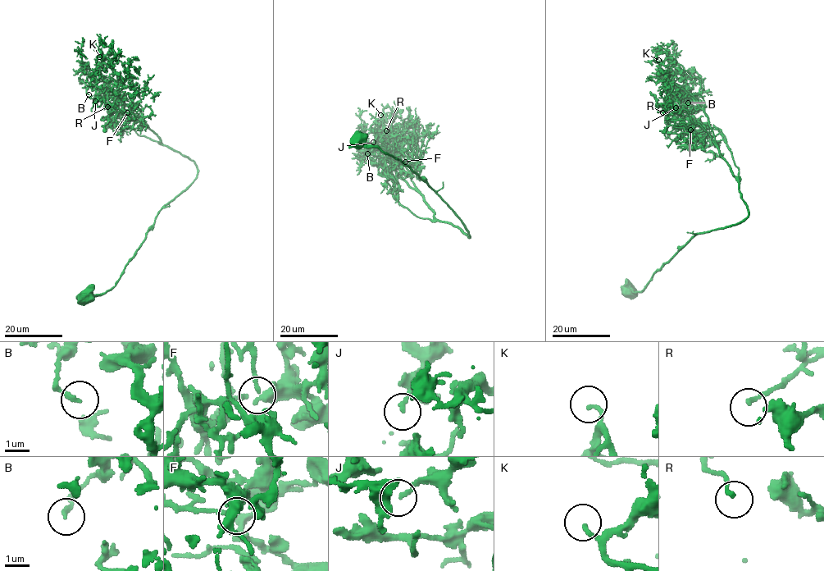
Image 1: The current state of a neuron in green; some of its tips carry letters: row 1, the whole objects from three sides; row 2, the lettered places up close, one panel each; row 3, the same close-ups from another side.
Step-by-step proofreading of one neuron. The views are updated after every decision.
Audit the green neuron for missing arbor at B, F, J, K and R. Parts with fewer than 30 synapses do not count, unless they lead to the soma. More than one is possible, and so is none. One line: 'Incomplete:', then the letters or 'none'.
Incomplete: none

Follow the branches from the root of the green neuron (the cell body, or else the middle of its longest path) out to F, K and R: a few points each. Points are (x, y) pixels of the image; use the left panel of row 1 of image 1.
F: (85, 298), (112, 288), (157, 213), (197, 175), (196, 163), (160, 143), (135, 103), (123, 107), (127, 112)
K: (85, 298), (112, 288), (157, 213), (197, 175), (195, 162), (160, 143), (104, 84), (99, 57)
R: (85, 298), (112, 288), (157, 213), (197, 175), (196, 163), (160, 143), (118, 91), (102, 99), (107, 107)

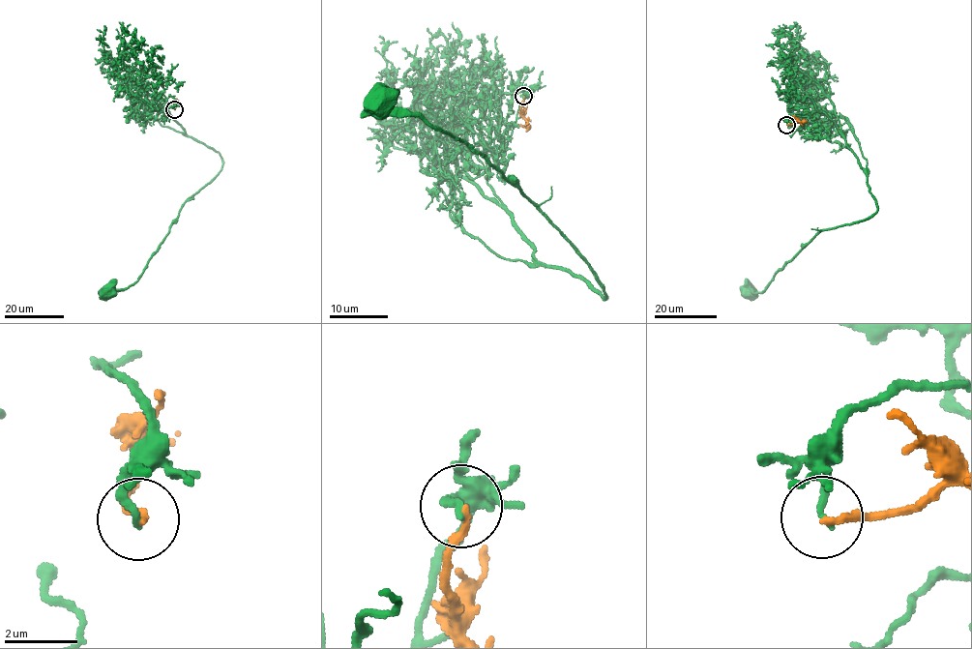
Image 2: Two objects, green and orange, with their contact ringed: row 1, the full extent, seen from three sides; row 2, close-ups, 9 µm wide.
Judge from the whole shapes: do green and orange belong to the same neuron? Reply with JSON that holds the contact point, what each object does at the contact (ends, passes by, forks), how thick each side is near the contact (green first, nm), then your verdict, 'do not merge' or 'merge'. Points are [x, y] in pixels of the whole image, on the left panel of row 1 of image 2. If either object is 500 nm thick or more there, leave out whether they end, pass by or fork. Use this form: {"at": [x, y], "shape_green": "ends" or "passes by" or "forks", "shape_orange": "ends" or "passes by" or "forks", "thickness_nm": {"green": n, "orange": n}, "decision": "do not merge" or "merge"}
{"at": [174, 109], "shape_green": "ends", "shape_orange": "ends", "thickness_nm": {"green": 200, "orange": 190}, "decision": "do not merge"}

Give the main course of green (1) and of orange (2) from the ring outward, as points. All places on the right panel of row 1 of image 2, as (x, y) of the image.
1: (787, 125), (793, 113), (824, 112), (866, 171), (876, 212), (825, 229), (776, 273), (767, 287), (747, 292)
2: (787, 125), (804, 119)

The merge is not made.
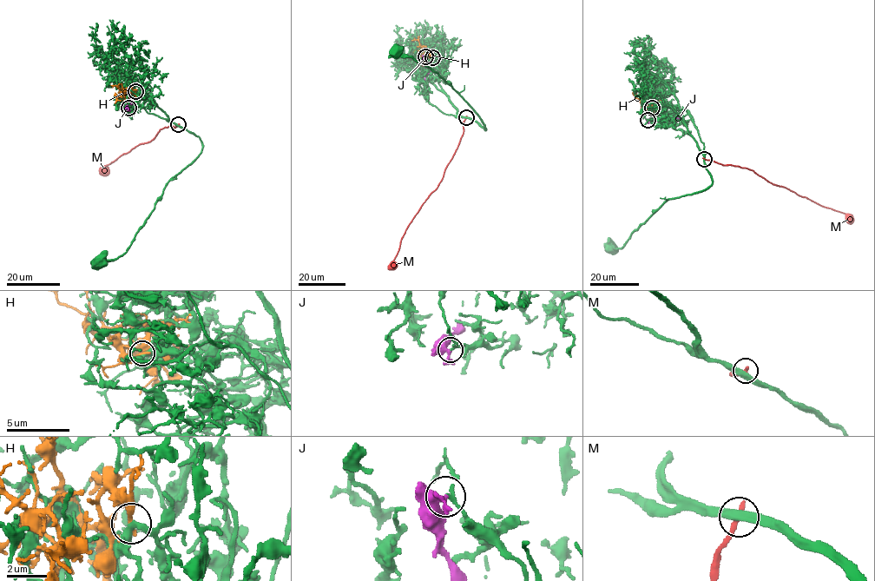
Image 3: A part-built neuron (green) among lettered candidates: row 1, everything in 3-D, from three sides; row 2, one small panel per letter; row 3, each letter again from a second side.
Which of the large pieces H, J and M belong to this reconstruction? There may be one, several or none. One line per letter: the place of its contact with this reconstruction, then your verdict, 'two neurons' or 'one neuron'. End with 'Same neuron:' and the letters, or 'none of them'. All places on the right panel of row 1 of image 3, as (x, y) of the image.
H: (652, 108) | two neurons
J: (648, 120) | two neurons
M: (704, 159) | two neurons
Same neuron: none of them

